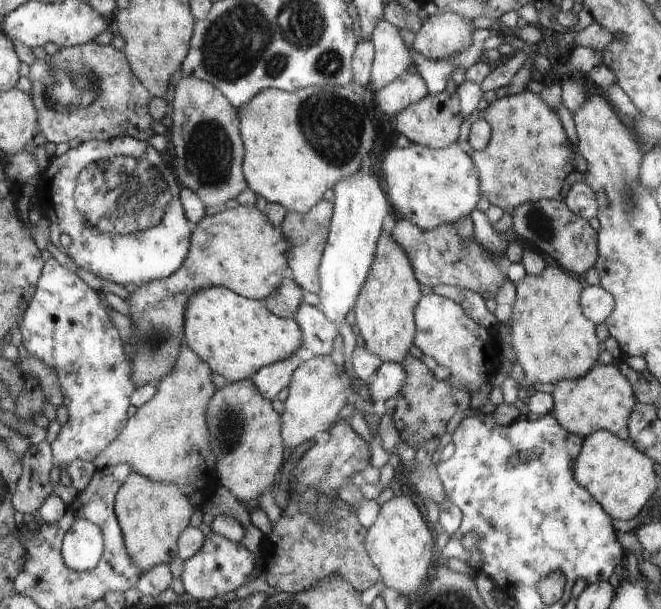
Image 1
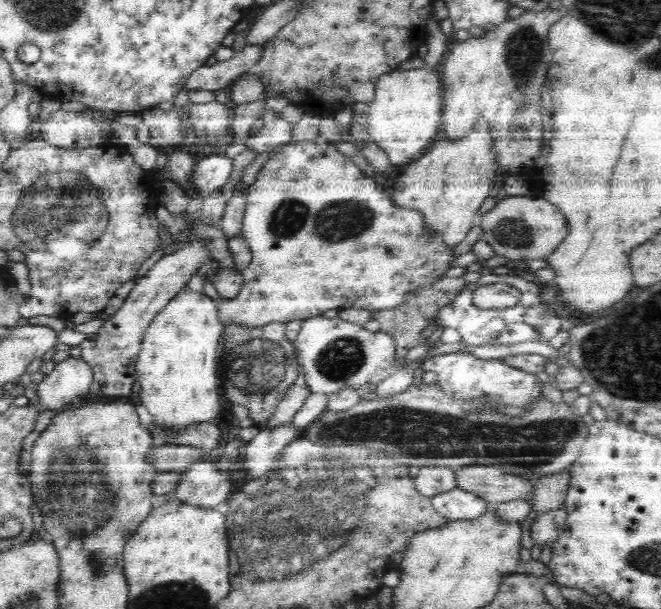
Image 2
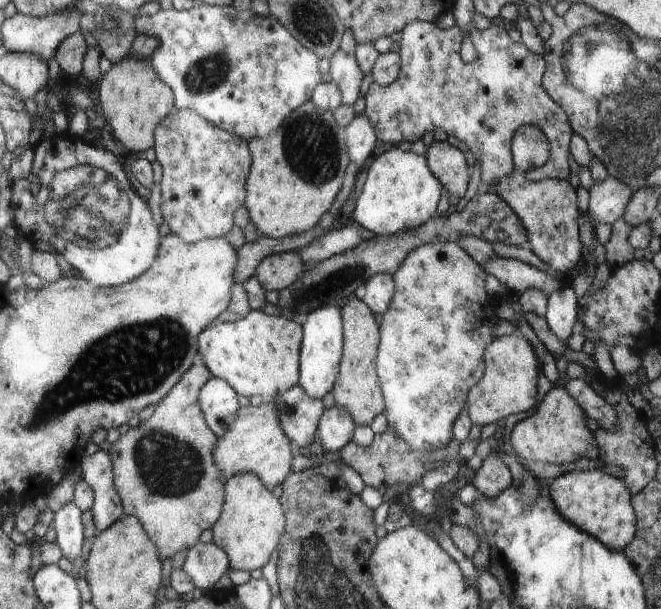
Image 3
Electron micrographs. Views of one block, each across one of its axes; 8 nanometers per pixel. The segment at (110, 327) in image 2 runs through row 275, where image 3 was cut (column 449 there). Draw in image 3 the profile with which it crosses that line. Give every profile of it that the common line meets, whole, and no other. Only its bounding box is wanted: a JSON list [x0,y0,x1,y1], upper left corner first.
[426,140,470,199]

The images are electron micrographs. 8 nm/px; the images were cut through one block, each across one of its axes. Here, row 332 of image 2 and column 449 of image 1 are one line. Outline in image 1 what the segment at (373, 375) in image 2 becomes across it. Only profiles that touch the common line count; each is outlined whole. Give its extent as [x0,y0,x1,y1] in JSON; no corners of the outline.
[414,293,500,396]

